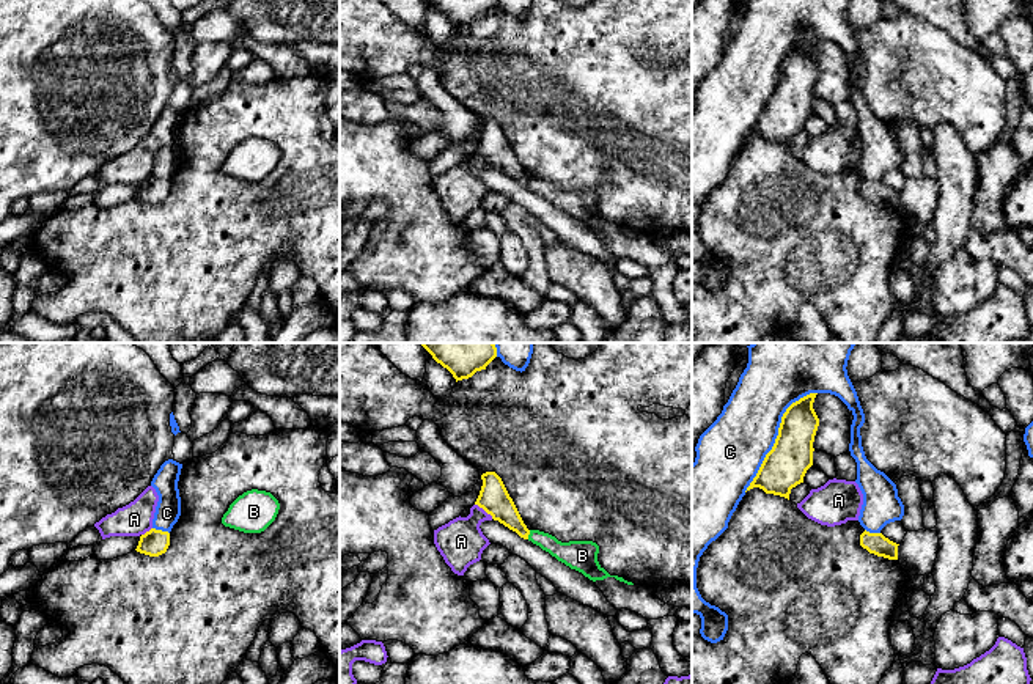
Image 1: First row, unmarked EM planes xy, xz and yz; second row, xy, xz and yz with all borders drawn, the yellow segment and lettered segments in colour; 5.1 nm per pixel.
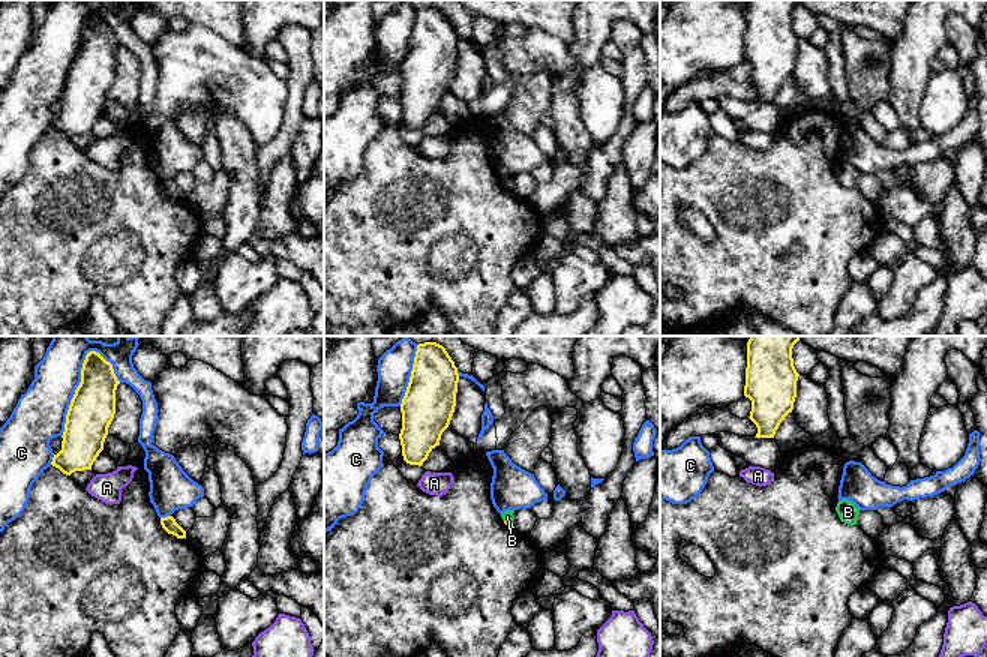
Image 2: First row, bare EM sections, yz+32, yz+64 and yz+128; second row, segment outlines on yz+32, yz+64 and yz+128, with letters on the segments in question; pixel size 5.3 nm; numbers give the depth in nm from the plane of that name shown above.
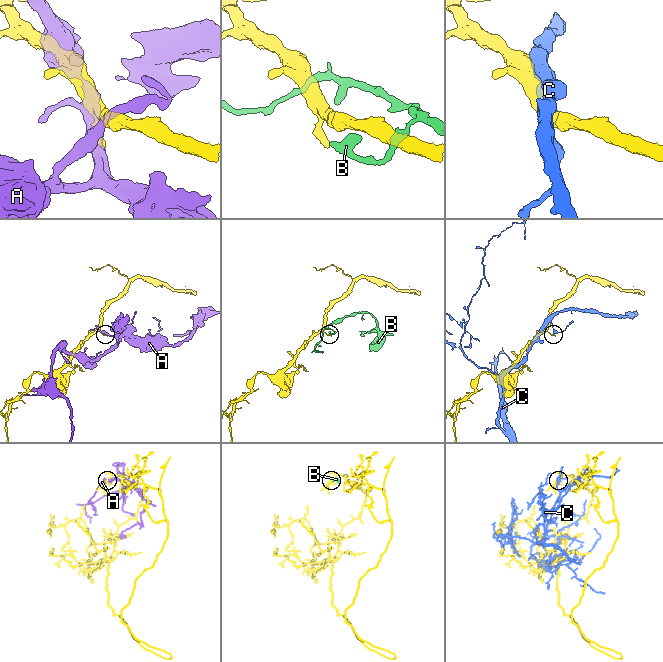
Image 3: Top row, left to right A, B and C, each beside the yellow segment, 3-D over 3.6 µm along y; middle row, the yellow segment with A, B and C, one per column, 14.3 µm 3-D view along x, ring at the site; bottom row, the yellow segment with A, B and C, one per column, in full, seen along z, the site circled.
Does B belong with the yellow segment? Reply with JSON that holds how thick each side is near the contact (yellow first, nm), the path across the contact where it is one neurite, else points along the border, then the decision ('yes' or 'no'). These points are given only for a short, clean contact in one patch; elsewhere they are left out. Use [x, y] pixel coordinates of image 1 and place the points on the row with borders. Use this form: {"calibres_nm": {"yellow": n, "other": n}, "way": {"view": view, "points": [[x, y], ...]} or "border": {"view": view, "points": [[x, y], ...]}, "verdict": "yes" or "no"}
{"calibres_nm": {"yellow": 160, "other": 140}, "border": {"view": "xz", "points": [[530, 530], [527, 538]]}, "verdict": "no"}

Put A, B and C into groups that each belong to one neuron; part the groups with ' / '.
A / B / C

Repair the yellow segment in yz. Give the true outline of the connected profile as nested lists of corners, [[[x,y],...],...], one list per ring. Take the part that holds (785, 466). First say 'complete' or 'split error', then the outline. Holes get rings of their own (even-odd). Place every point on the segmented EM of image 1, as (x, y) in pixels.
complete; [[[810,393],[786,409],[775,443],[747,491],[759,487],[789,500],[791,489],[803,483],[813,465],[813,442],[819,426],[813,409],[816,395]]]

